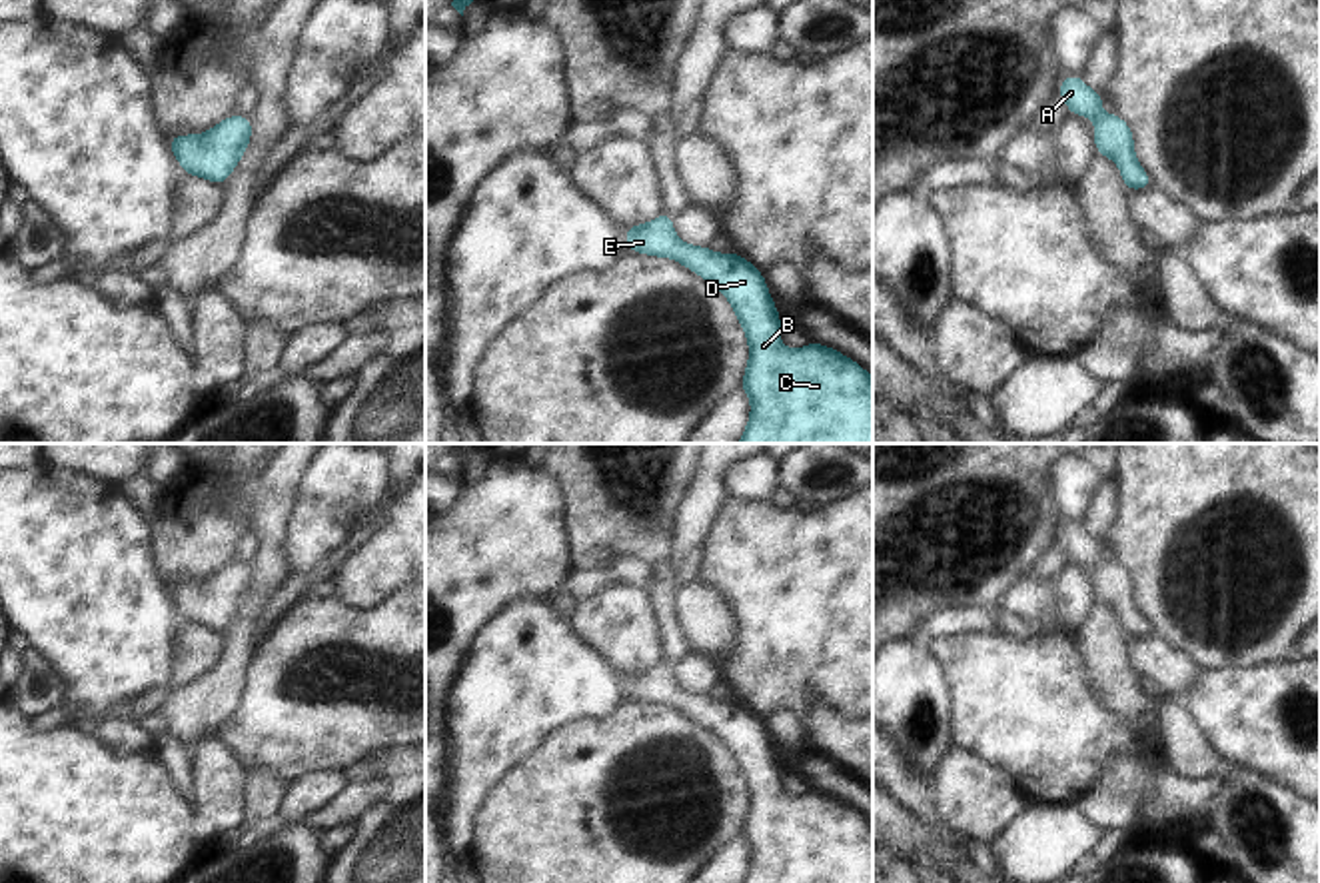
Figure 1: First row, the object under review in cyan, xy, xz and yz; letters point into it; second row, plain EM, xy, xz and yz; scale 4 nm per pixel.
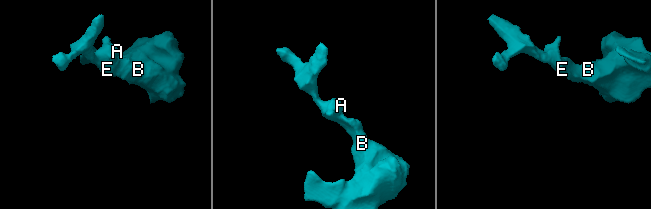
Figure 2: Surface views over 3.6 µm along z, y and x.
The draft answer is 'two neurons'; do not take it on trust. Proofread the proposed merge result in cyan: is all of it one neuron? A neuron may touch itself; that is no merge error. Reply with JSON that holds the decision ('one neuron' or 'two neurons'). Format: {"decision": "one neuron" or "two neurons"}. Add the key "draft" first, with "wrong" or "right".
{"draft": "wrong", "decision": "one neuron"}

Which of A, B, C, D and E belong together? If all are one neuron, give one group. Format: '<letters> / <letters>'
A B C D E

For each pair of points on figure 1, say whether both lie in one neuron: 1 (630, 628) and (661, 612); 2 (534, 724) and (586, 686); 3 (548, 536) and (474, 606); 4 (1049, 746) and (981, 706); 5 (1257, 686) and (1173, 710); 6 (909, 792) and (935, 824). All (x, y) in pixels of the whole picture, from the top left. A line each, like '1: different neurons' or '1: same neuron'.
1: different neurons
2: same neuron
3: same neuron
4: same neuron
5: different neurons
6: same neuron

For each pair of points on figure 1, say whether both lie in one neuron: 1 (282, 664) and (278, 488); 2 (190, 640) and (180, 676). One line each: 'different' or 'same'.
1: different
2: same

